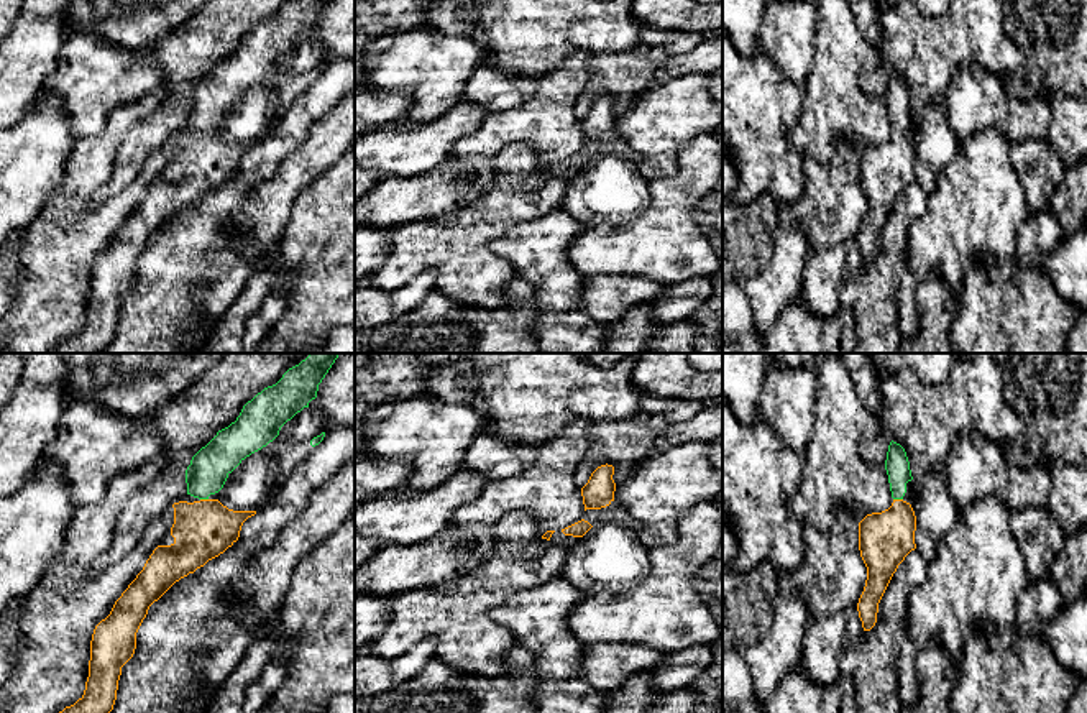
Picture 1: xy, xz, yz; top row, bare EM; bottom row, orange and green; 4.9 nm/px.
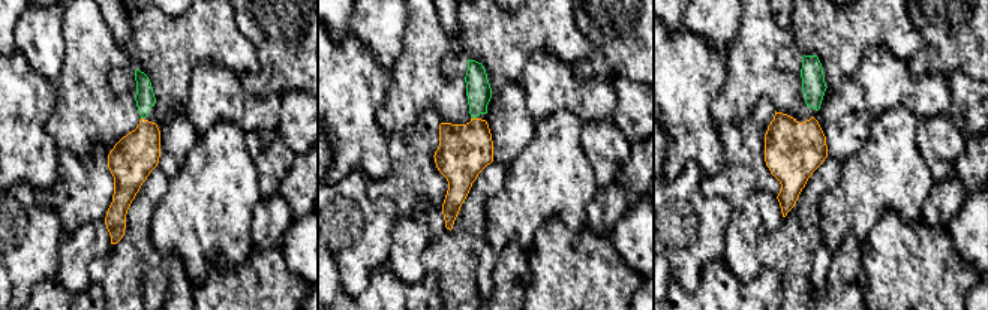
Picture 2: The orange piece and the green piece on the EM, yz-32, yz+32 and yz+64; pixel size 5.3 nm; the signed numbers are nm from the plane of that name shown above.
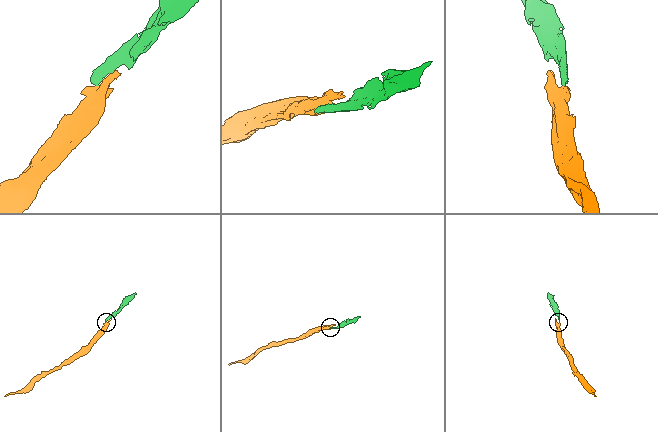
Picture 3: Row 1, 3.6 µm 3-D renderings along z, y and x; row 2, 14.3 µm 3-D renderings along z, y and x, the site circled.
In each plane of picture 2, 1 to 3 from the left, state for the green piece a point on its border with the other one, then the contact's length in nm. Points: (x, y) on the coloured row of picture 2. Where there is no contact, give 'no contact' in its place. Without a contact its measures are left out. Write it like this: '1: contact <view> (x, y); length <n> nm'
1: no contact
2: contact yz+32 (474, 119); length 30 nm
3: no contact

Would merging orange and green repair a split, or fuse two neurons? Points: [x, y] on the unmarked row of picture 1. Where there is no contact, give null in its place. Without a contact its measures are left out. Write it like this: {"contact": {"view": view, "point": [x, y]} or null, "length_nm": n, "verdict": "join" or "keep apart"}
{"contact": {"view": "yz", "point": [898, 132]}, "length_nm": 50, "verdict": "join"}

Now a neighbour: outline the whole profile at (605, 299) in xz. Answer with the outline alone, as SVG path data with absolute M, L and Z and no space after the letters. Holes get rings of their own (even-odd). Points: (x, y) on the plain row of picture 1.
M596 274L585 279L580 310L601 324L612 324L631 307L649 304L667 292L667 286L647 278L609 278Z

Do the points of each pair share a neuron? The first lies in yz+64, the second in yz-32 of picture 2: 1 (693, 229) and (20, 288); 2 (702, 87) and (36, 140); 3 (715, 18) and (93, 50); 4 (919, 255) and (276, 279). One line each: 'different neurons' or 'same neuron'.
1: same neuron
2: same neuron
3: different neurons
4: same neuron

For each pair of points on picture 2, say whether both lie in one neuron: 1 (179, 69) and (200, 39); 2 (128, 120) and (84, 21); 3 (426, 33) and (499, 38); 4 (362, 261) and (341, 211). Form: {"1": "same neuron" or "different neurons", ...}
{"1": "same neuron", "2": "same neuron", "3": "different neurons", "4": "same neuron"}

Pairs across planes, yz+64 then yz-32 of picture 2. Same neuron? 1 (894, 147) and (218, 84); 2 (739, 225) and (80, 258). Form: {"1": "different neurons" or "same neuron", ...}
{"1": "different neurons", "2": "same neuron"}

